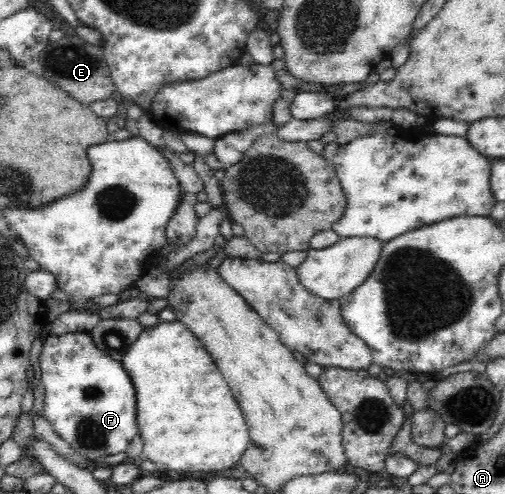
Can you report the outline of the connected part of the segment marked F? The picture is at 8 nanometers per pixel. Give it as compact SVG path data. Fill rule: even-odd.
M88 332L47 336L38 361L45 387L44 417L57 435L89 461L127 450L139 428L134 385L122 363L101 353Z

